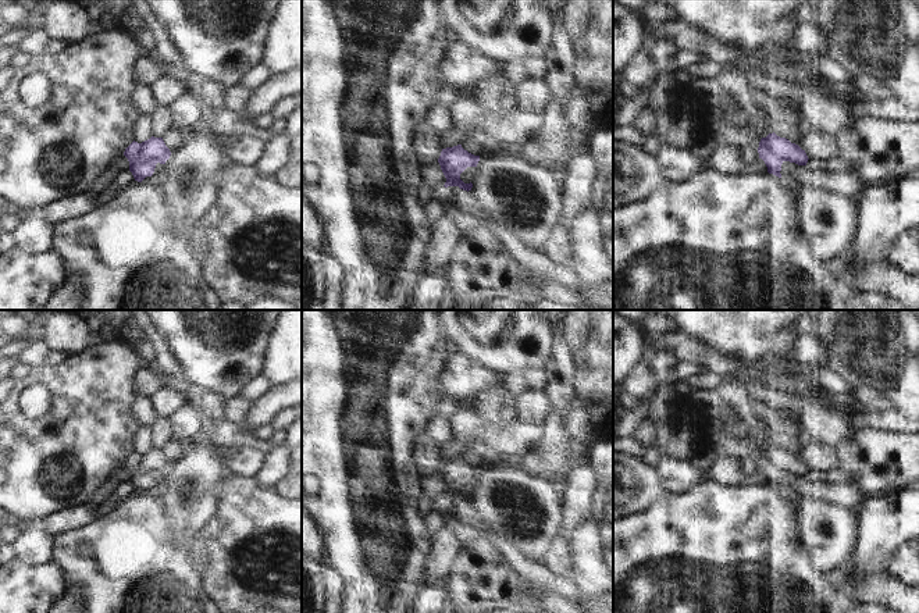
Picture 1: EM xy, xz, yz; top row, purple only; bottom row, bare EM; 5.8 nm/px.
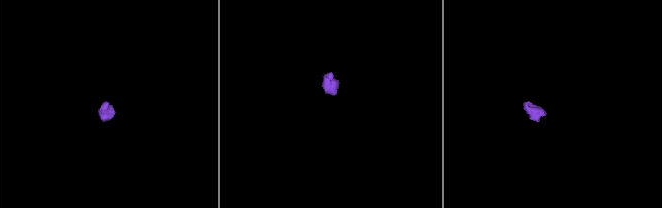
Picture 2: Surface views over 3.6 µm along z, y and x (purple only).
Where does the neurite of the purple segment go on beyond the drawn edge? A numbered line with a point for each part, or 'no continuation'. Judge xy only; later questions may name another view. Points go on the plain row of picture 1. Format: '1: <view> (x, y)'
1: xy (142, 439)
2: xy (159, 480).

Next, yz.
1: yz (737, 448)
2: yz (847, 495).

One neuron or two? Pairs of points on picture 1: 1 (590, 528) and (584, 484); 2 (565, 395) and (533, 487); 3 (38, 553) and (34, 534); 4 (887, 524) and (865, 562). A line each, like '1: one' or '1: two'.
1: two
2: two
3: one
4: one

